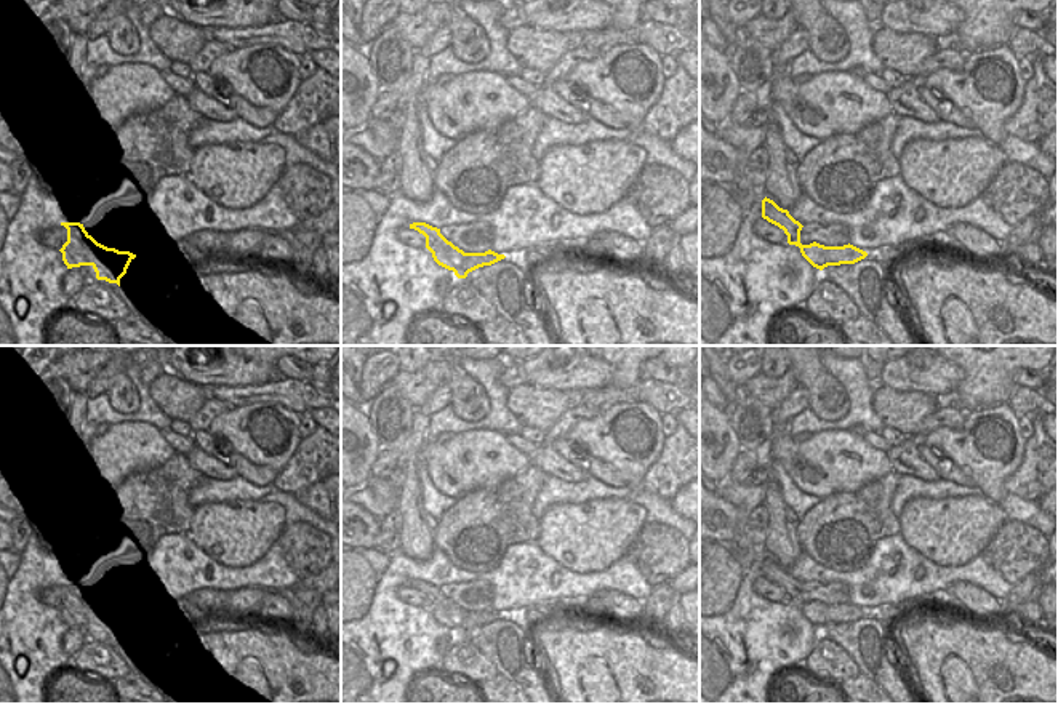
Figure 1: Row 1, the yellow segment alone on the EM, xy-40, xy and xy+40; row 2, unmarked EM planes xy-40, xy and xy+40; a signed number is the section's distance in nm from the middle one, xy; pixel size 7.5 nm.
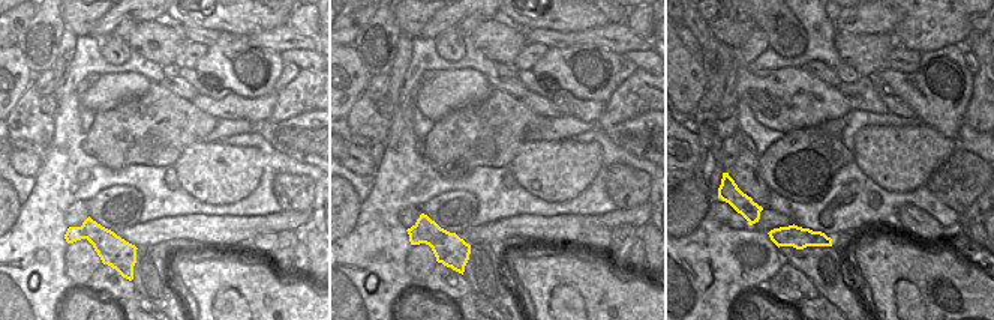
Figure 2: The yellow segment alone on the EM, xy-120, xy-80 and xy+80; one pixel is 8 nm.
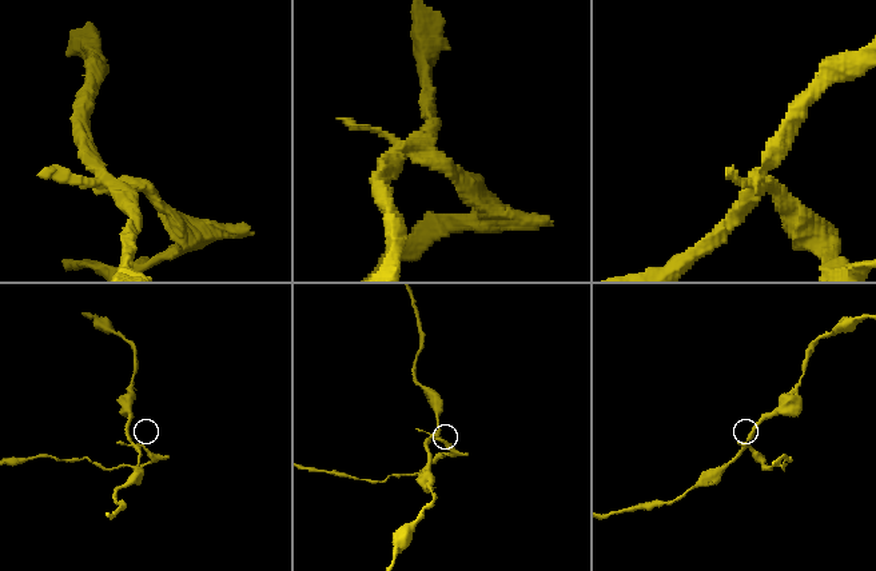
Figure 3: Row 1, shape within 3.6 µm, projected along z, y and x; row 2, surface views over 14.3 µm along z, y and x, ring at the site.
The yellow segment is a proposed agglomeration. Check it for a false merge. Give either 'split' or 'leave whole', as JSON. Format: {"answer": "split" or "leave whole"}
{"answer": "split"}

